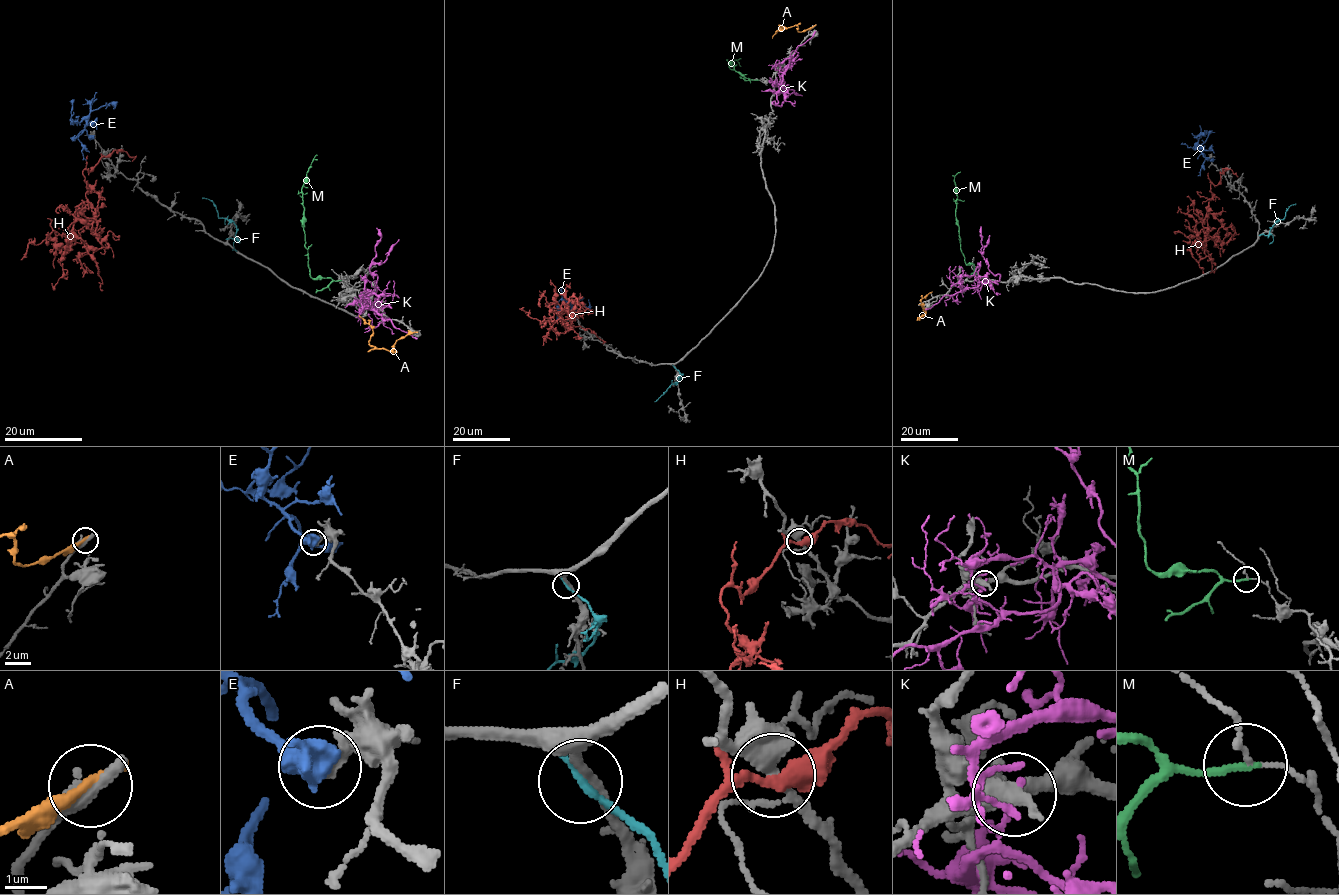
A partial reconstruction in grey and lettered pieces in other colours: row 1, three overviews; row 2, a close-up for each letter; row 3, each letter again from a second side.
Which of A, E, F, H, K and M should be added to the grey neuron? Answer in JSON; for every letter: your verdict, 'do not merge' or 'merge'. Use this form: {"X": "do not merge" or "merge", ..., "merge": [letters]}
{"A": "do not merge", "E": "do not merge", "F": "do not merge", "H": "do not merge", "K": "do not merge", "M": "do not merge", "merge": []}

